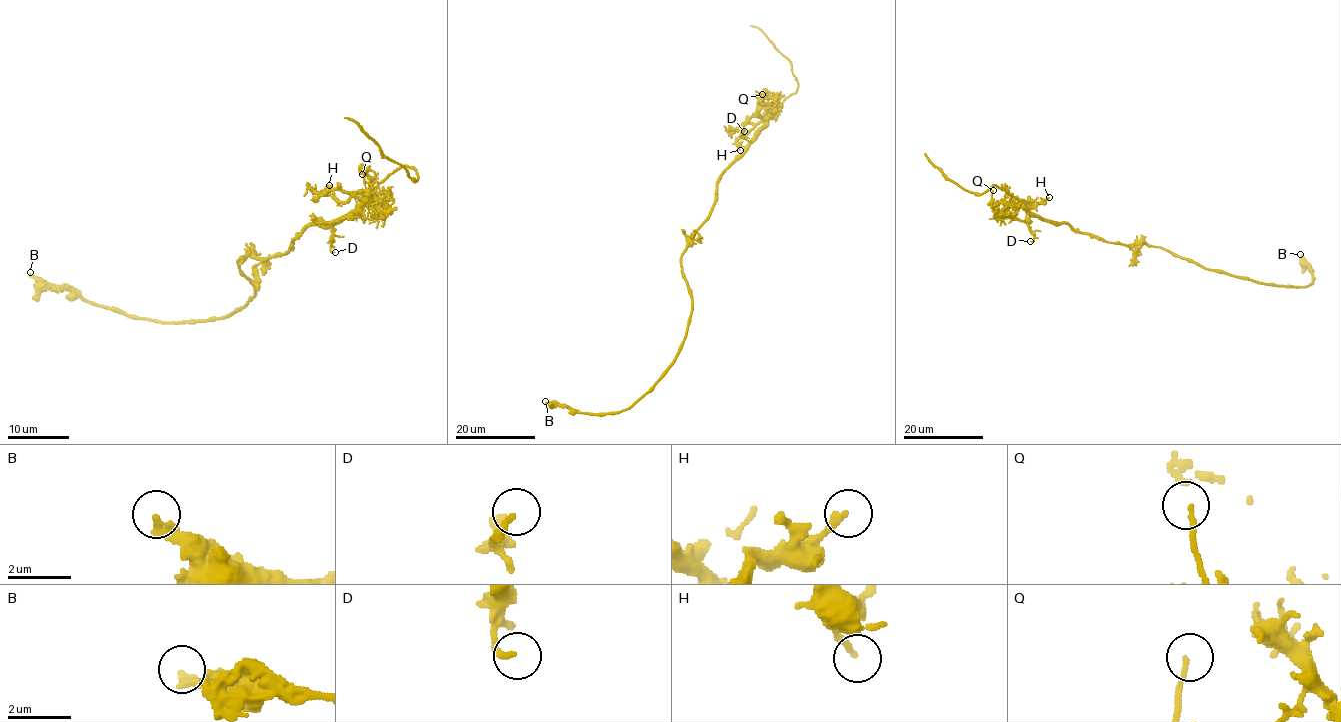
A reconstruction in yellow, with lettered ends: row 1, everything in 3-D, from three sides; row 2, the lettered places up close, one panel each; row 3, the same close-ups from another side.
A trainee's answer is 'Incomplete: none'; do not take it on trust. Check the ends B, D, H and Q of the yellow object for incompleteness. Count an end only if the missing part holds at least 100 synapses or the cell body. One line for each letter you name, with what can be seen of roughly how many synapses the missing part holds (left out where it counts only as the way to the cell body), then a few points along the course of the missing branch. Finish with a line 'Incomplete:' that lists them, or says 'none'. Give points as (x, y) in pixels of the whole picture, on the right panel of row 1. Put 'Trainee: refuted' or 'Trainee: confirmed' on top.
Trainee: confirmed
Incomplete: none

